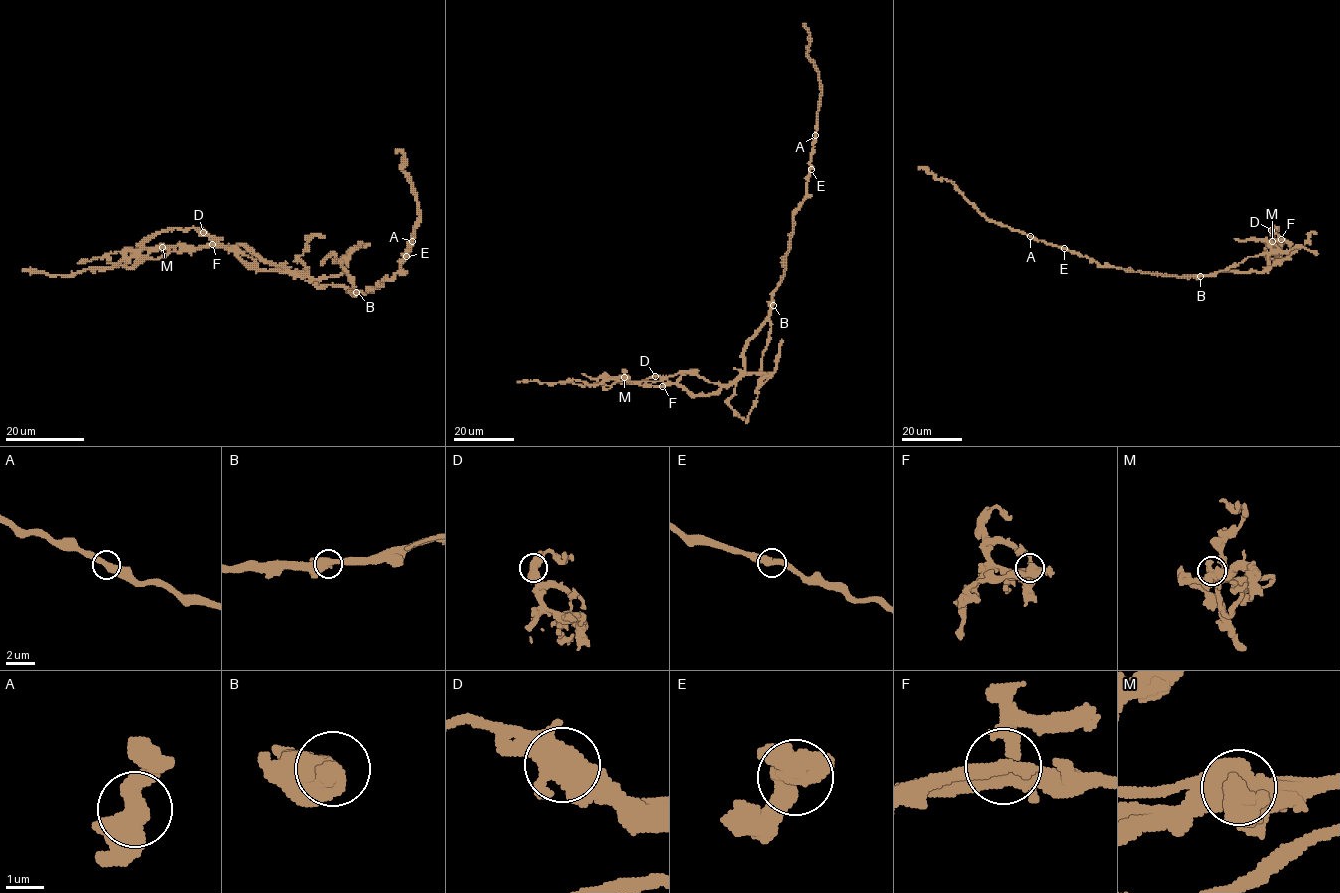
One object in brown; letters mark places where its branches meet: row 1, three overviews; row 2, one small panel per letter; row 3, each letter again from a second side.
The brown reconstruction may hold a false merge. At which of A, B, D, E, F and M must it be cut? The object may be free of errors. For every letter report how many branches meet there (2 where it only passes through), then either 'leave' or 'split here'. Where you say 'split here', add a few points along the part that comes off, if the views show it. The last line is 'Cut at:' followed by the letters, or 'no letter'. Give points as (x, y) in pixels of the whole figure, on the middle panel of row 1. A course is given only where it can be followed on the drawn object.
A: branches 2; leave
B: branches 2; leave
D: branches 3; leave
E: branches 2; leave
F: branches 3; leave
M: branches 3; split here; course (624, 377), (607, 378), (658, 381), (690, 372), (710, 382), (732, 384), (749, 374), (774, 372), (782, 339)
Cut at: M

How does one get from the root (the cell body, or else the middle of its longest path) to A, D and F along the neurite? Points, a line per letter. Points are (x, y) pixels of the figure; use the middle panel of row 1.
A: (770, 305), (773, 292), (783, 277), (793, 211), (805, 196), (815, 135)
D: (770, 305), (770, 317), (744, 351), (744, 371), (730, 383), (713, 384), (685, 372), (667, 377), (655, 375)
F: (770, 305), (770, 317), (748, 341), (744, 371), (736, 378), (707, 395), (692, 395), (676, 384), (662, 386)

